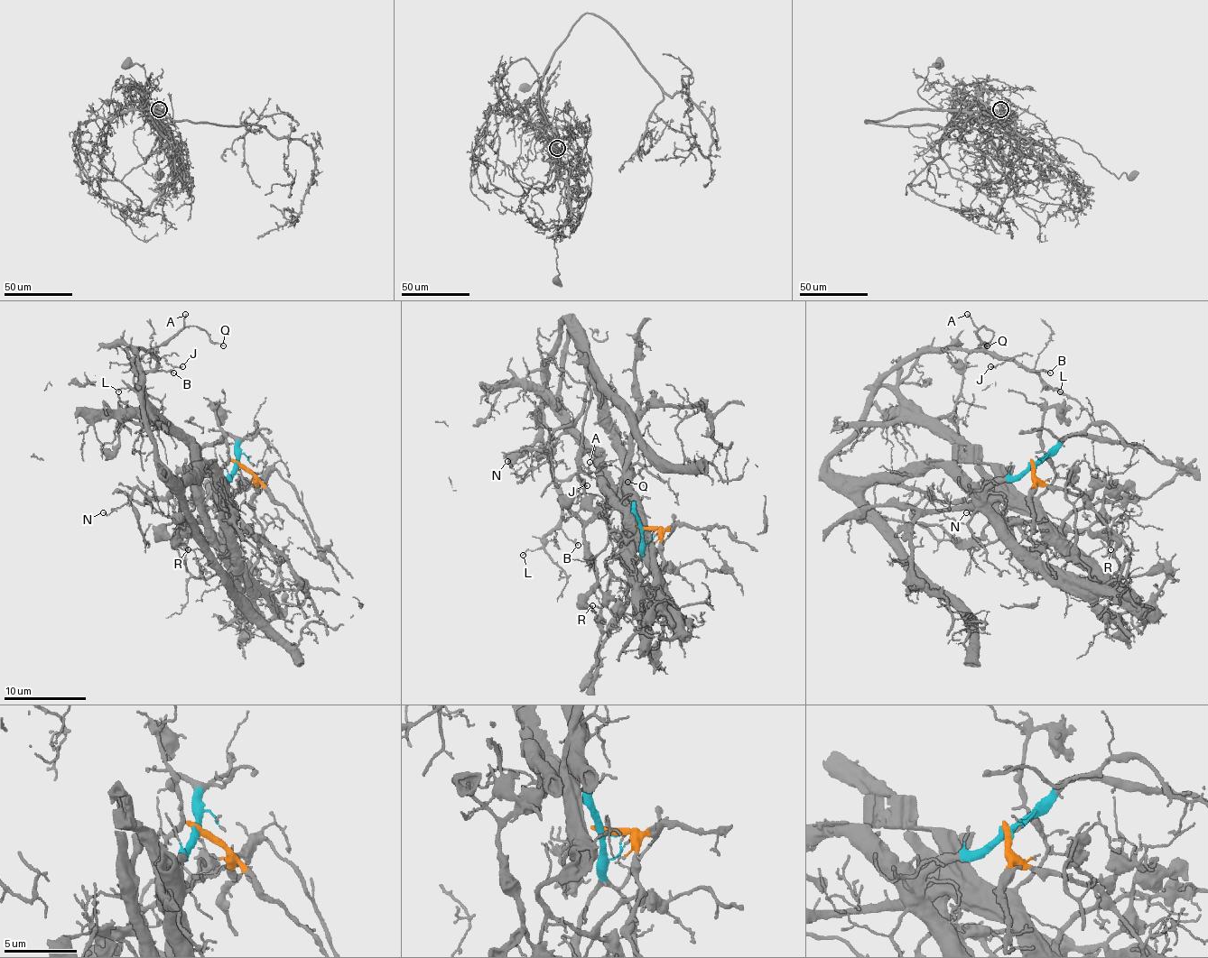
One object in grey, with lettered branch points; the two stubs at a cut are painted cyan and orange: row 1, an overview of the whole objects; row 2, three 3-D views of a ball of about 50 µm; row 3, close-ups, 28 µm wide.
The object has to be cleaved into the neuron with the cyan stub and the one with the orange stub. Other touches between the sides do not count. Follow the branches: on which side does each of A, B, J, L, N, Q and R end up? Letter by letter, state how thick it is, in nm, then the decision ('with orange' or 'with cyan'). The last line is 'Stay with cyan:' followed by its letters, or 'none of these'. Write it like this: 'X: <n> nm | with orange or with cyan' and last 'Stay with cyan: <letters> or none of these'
A: 120 nm | with cyan
B: 160 nm | with cyan
J: 110 nm | with cyan
L: 80 nm | with cyan
N: 90 nm | with cyan
Q: 70 nm | with cyan
R: 140 nm | with orange
Stay with cyan: A, B, J, L, N, Q

